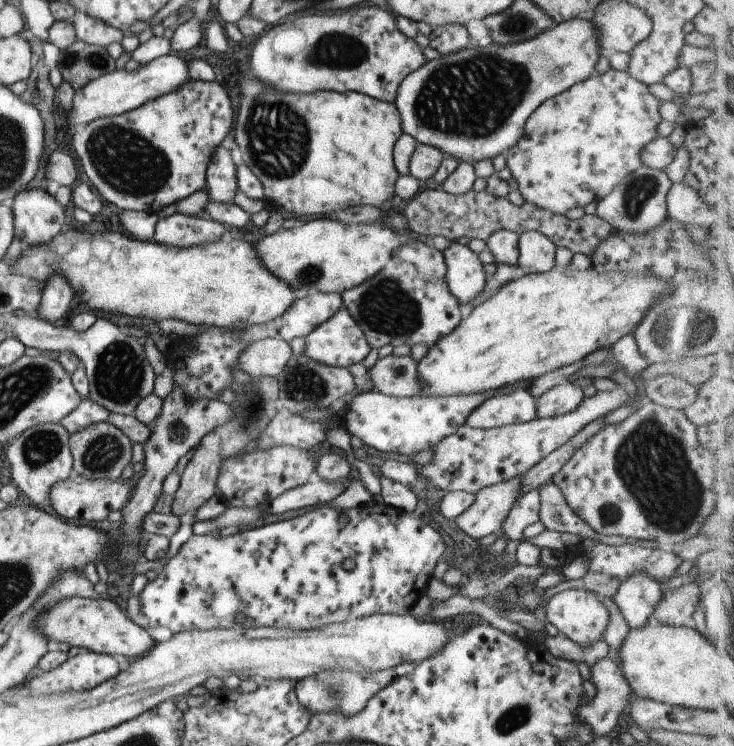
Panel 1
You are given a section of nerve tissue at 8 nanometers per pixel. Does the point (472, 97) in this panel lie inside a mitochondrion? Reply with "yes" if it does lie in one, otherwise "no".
yes

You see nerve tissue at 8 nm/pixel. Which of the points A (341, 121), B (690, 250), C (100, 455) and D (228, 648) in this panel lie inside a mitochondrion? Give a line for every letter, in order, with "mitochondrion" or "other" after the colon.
A: other
B: other
C: mitochondrion
D: other

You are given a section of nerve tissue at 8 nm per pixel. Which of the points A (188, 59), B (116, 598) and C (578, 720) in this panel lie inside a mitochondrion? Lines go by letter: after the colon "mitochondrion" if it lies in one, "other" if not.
A: other
B: other
C: other

